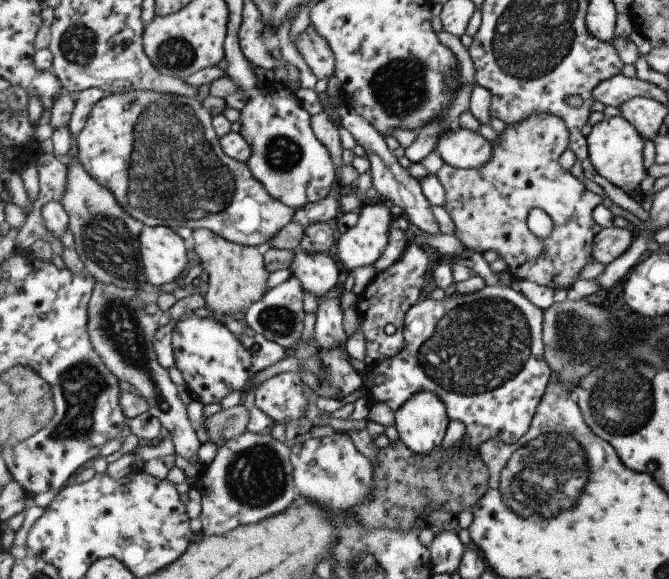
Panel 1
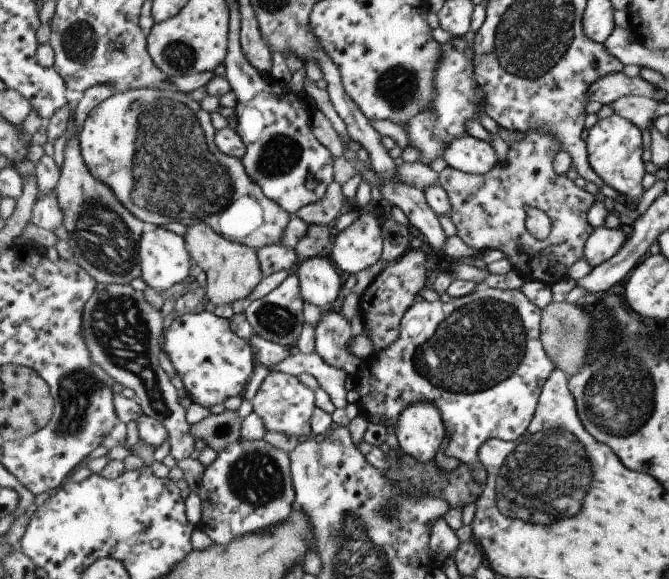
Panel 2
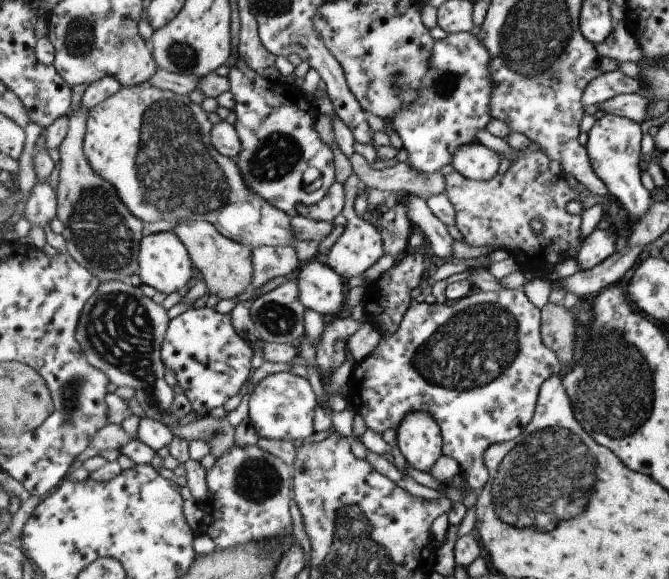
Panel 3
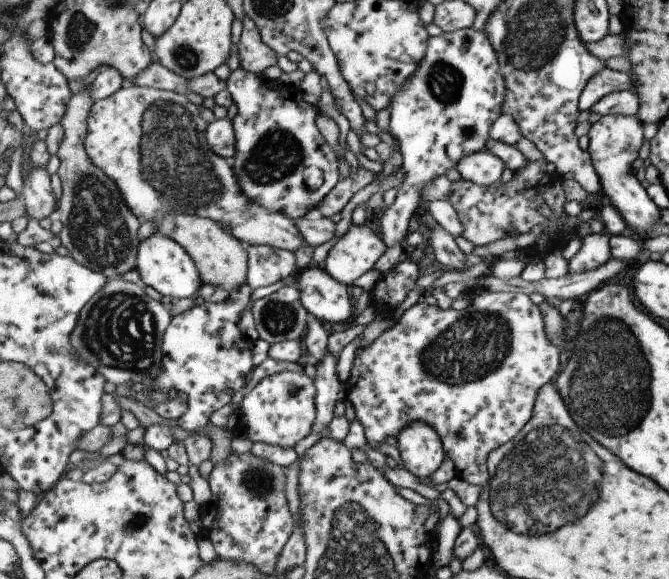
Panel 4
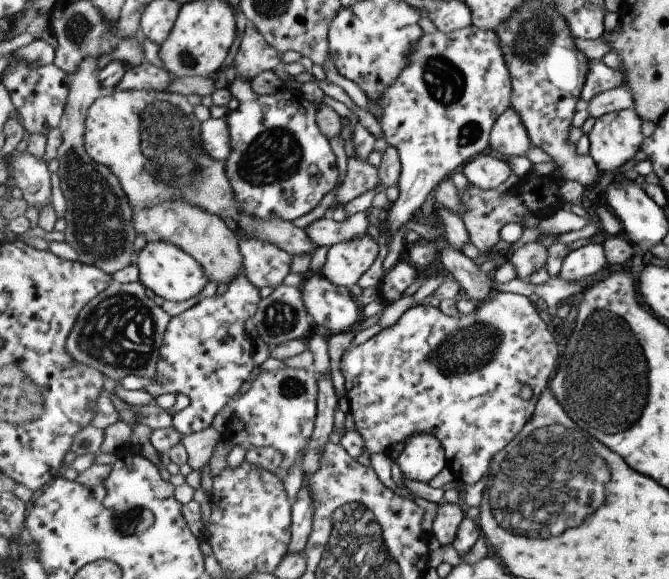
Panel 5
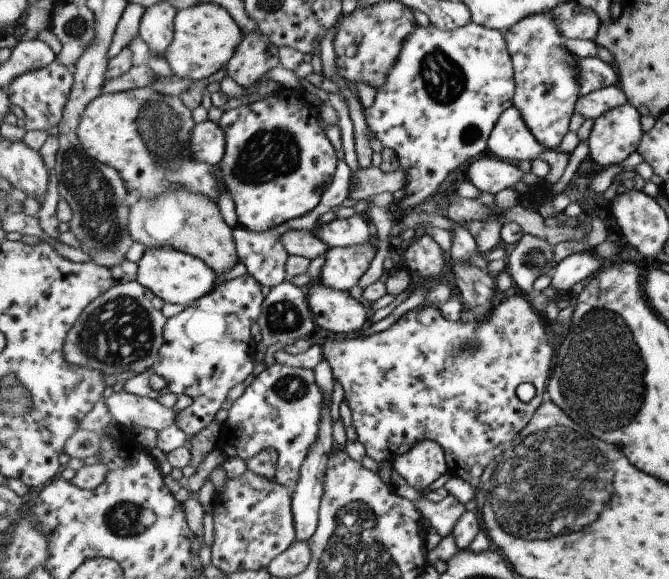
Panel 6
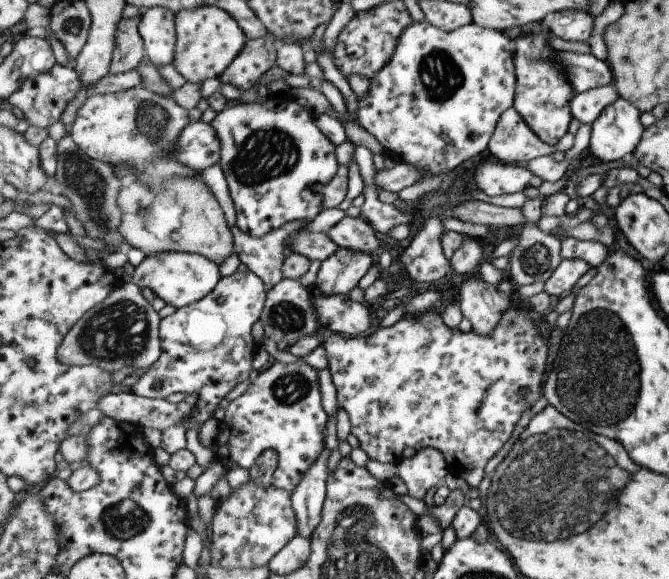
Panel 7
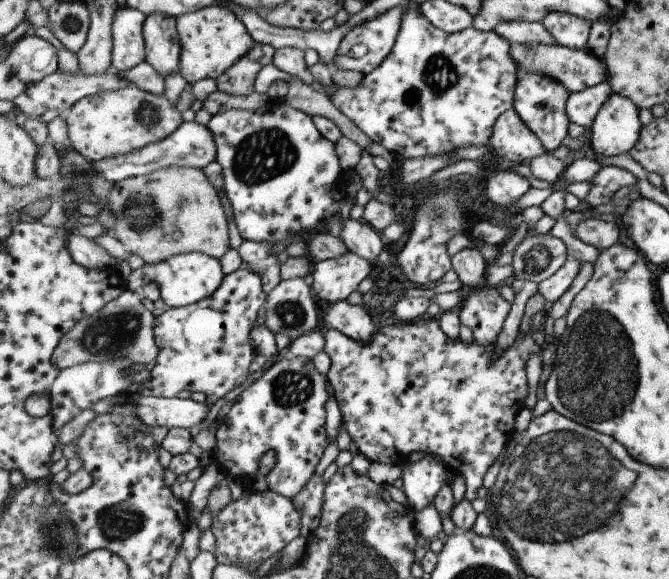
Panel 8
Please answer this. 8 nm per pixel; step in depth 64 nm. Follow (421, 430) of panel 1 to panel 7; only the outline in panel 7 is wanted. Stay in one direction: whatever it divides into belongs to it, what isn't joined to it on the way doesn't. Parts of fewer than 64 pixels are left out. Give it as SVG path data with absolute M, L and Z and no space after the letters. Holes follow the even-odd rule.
M433 446L419 450L415 458L403 458L397 468L408 494L421 500L429 494L429 490L441 486L450 473L446 456Z

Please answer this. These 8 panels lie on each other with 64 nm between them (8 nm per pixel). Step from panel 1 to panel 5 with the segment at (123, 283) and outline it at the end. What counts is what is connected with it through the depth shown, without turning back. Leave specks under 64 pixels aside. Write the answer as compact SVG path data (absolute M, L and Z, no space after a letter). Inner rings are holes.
M86 57L71 78L70 96L61 125L63 145L59 148L57 175L66 198L65 242L79 254L81 263L101 267L108 274L136 261L133 246L137 240L134 228L135 208L130 203L120 179L109 168L103 168L86 150L86 119L89 108L104 95L100 80L99 57Z

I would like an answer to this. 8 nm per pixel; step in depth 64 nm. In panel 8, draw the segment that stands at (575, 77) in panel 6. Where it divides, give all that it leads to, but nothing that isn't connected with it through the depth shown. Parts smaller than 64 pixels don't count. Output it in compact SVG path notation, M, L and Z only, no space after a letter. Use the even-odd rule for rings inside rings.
M526 67L518 68L514 109L532 132L539 136L549 153L563 145L563 140L567 137L567 128L571 123L570 115L567 114L567 102L570 98L571 92L557 78L551 78L549 74L535 74L535 70L527 70Z

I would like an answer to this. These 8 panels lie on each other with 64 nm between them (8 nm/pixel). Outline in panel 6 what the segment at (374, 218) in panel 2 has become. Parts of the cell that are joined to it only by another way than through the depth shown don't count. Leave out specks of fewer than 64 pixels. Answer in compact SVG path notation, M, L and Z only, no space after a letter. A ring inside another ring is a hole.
M375 244L360 246L331 247L319 276L324 286L339 291L349 291L369 270L375 258Z

